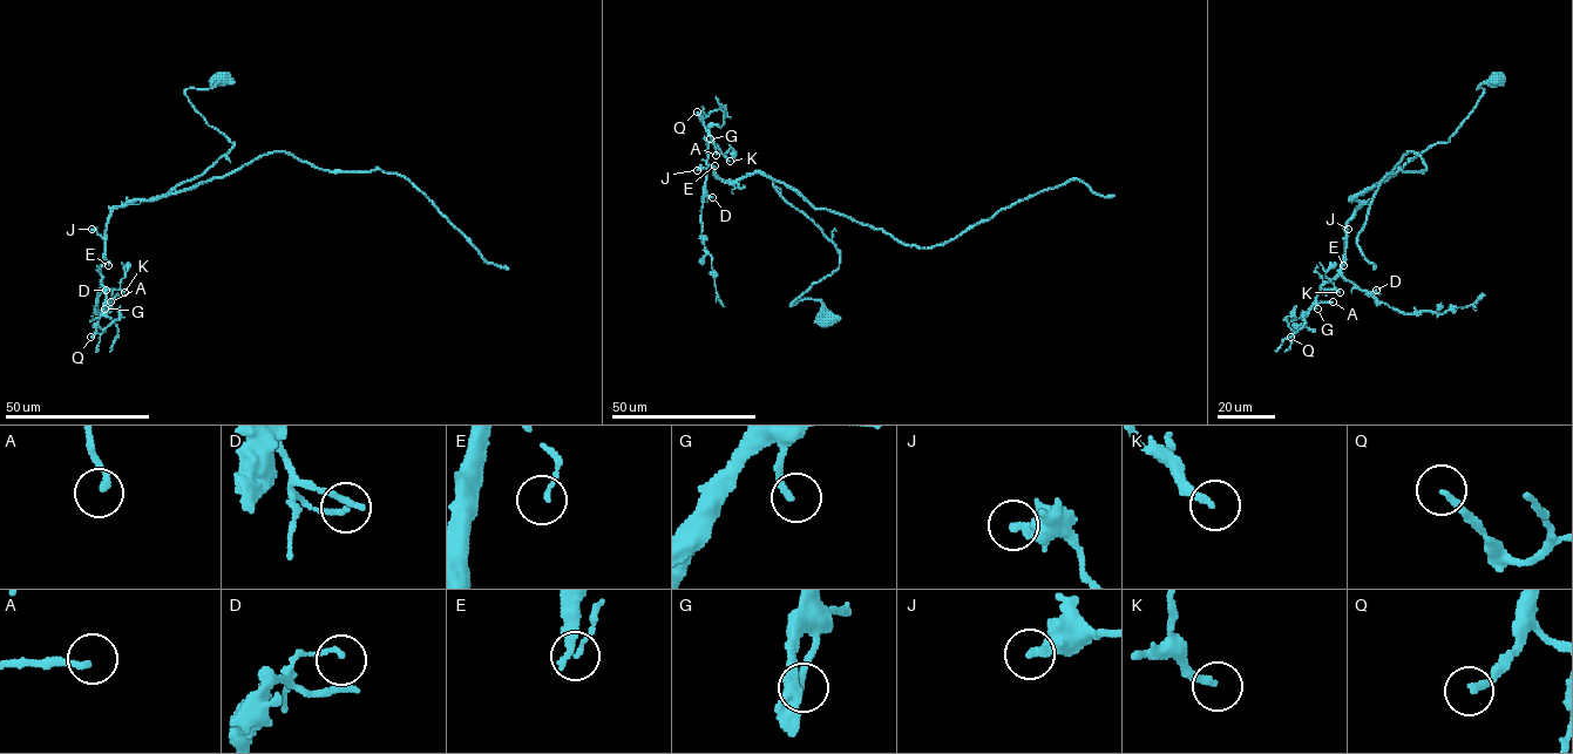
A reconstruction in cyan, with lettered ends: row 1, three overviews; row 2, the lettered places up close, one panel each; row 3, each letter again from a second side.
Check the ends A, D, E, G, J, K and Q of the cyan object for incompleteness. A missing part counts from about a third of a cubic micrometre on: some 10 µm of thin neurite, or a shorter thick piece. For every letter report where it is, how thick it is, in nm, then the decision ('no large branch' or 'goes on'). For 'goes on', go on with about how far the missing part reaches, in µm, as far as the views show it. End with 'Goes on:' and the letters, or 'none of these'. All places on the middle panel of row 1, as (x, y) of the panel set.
A: place (716, 155); calibre 190 nm; goes on; missing 20 µm
D: place (712, 197); calibre 130 nm; no large branch
E: place (714, 165); calibre 100 nm; no large branch
G: place (710, 138); calibre 180 nm; goes on; missing 15 µm
J: place (697, 170); calibre 320 nm; no large branch
K: place (730, 161); calibre 240 nm; no large branch
Q: place (697, 111); calibre 200 nm; goes on; missing 100 µm
Goes on: A, G, Q

